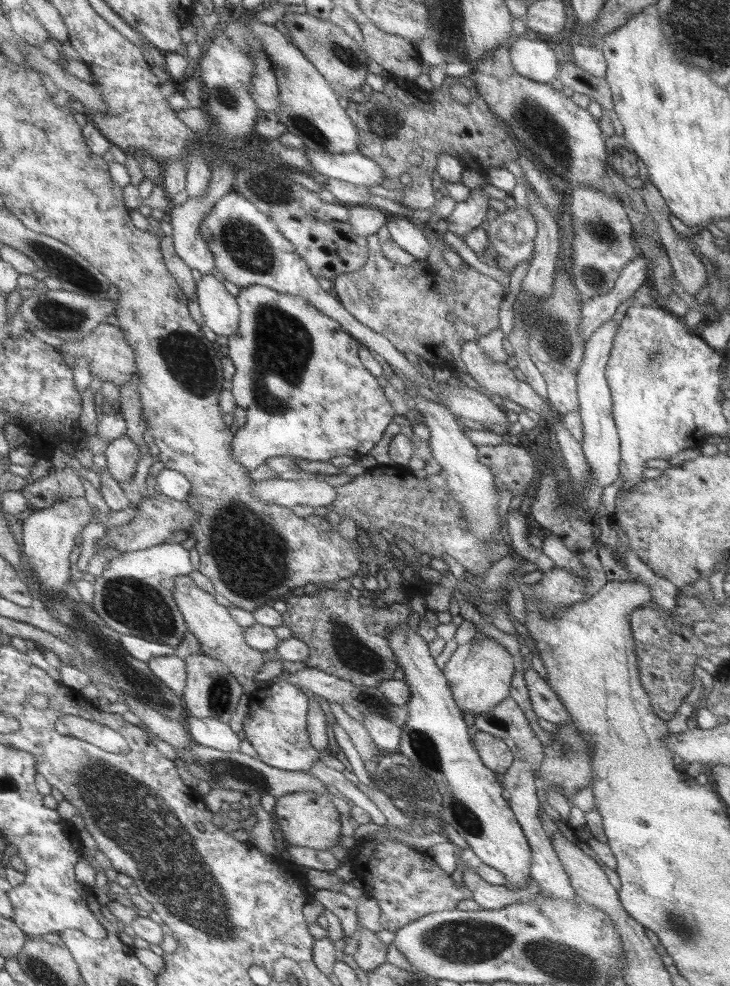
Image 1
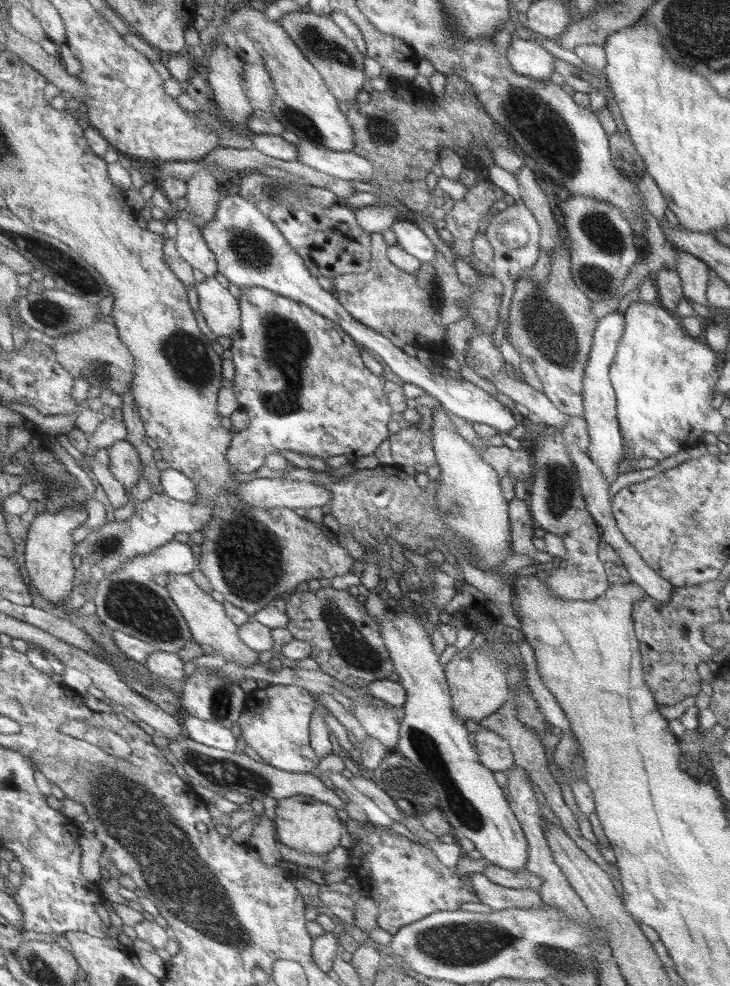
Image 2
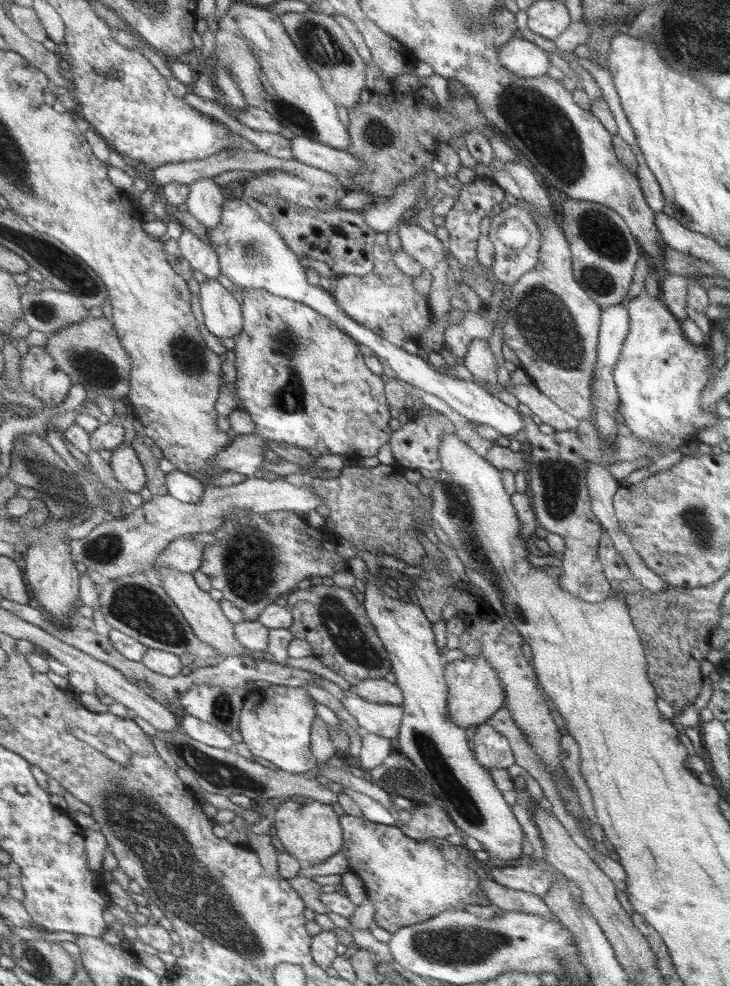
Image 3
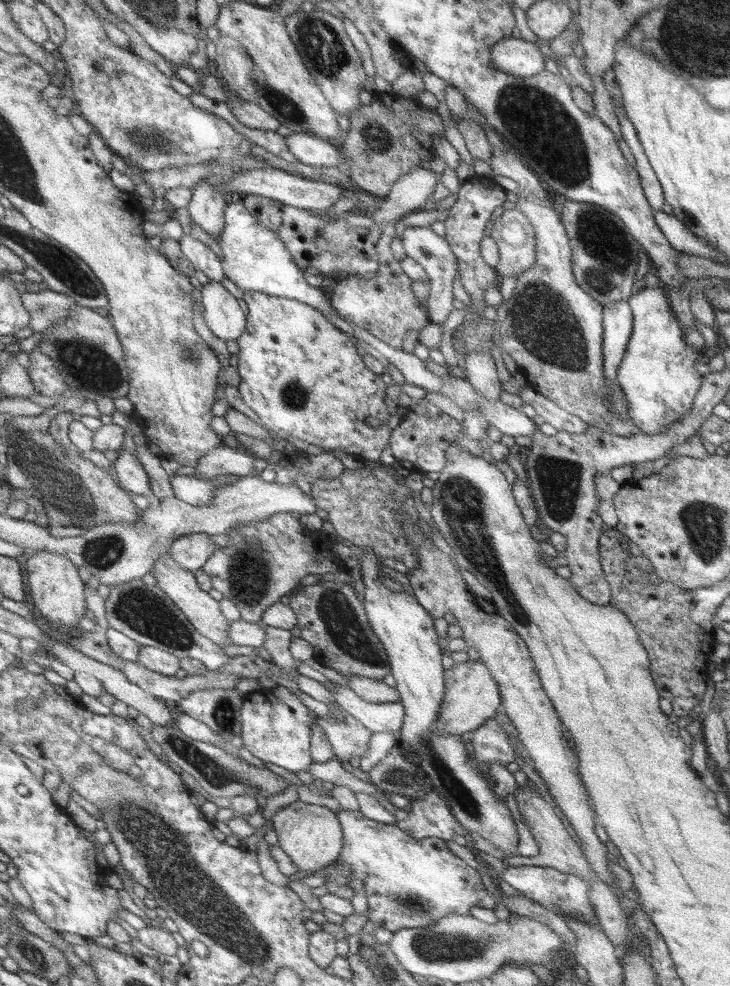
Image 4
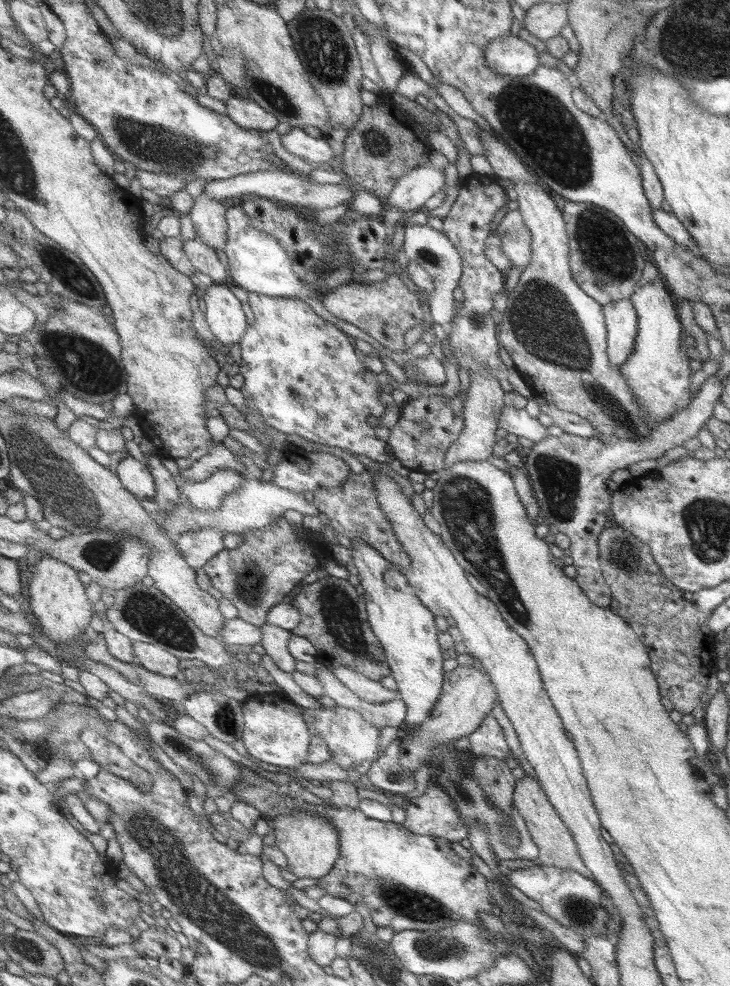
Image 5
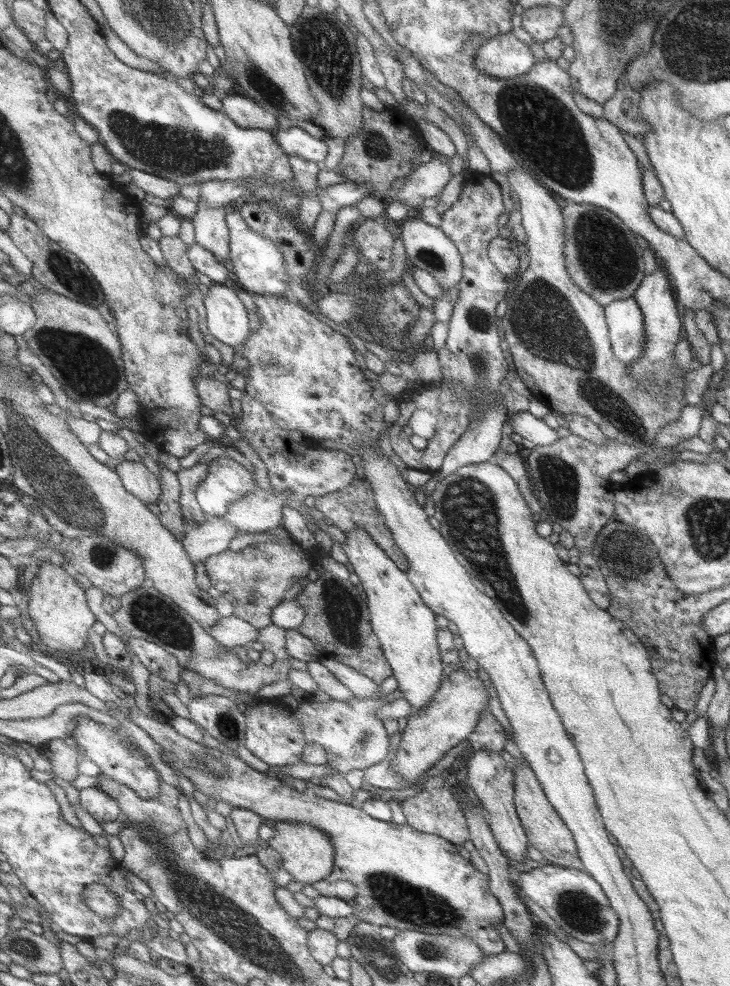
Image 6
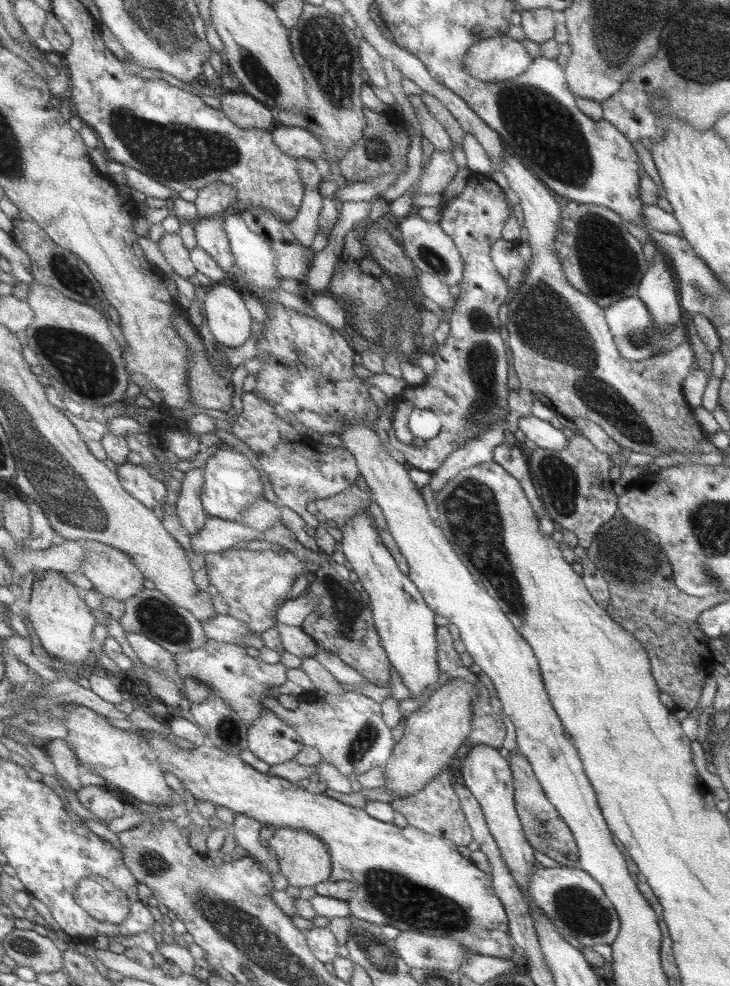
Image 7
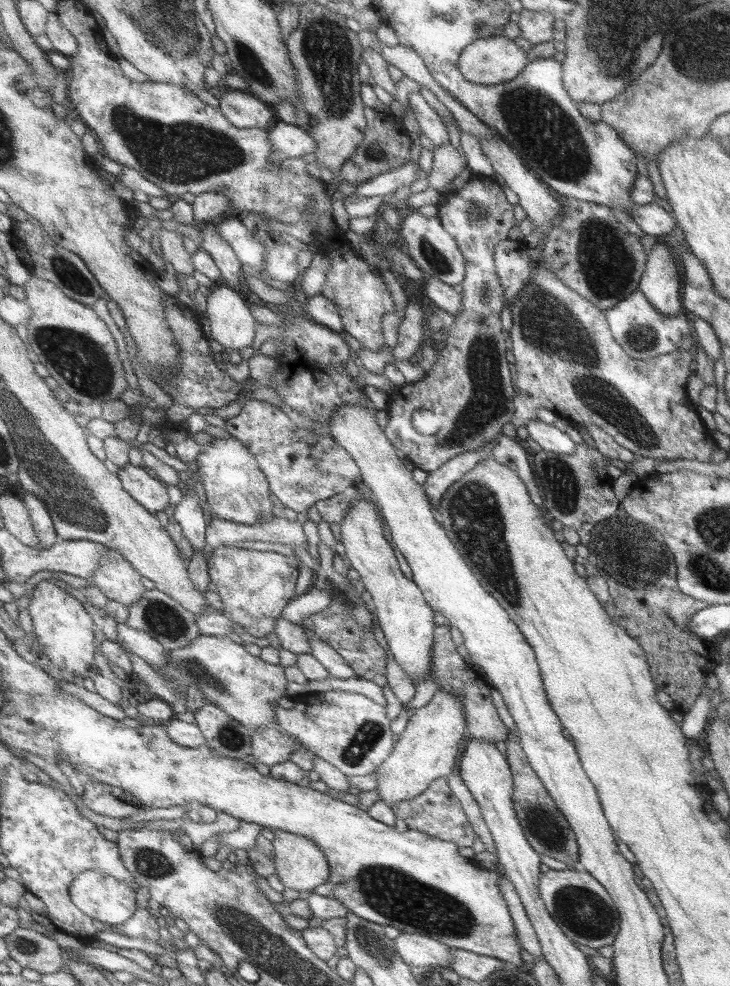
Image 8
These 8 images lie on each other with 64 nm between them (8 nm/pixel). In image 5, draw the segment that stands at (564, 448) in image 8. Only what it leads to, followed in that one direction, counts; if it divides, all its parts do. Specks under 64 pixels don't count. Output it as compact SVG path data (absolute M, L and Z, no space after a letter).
M504 405L495 420L497 420L498 428L503 428L507 433L531 440L533 443L549 436L546 428L541 426L536 418L528 416L525 409L516 409Z

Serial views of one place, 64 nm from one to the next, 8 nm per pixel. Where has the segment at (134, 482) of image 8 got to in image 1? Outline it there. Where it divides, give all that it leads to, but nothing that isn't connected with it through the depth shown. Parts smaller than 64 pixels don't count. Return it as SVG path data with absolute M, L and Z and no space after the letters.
M125 435L107 444L105 457L107 470L119 482L131 482L141 460L142 452L129 436Z

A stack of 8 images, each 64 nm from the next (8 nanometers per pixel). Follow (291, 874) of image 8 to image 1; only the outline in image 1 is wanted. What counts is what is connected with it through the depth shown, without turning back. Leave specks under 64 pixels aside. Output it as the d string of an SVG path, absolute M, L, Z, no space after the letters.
M312 791L295 792L276 799L273 816L278 831L289 845L305 846L313 850L329 850L337 846L341 836L341 816L330 796Z

